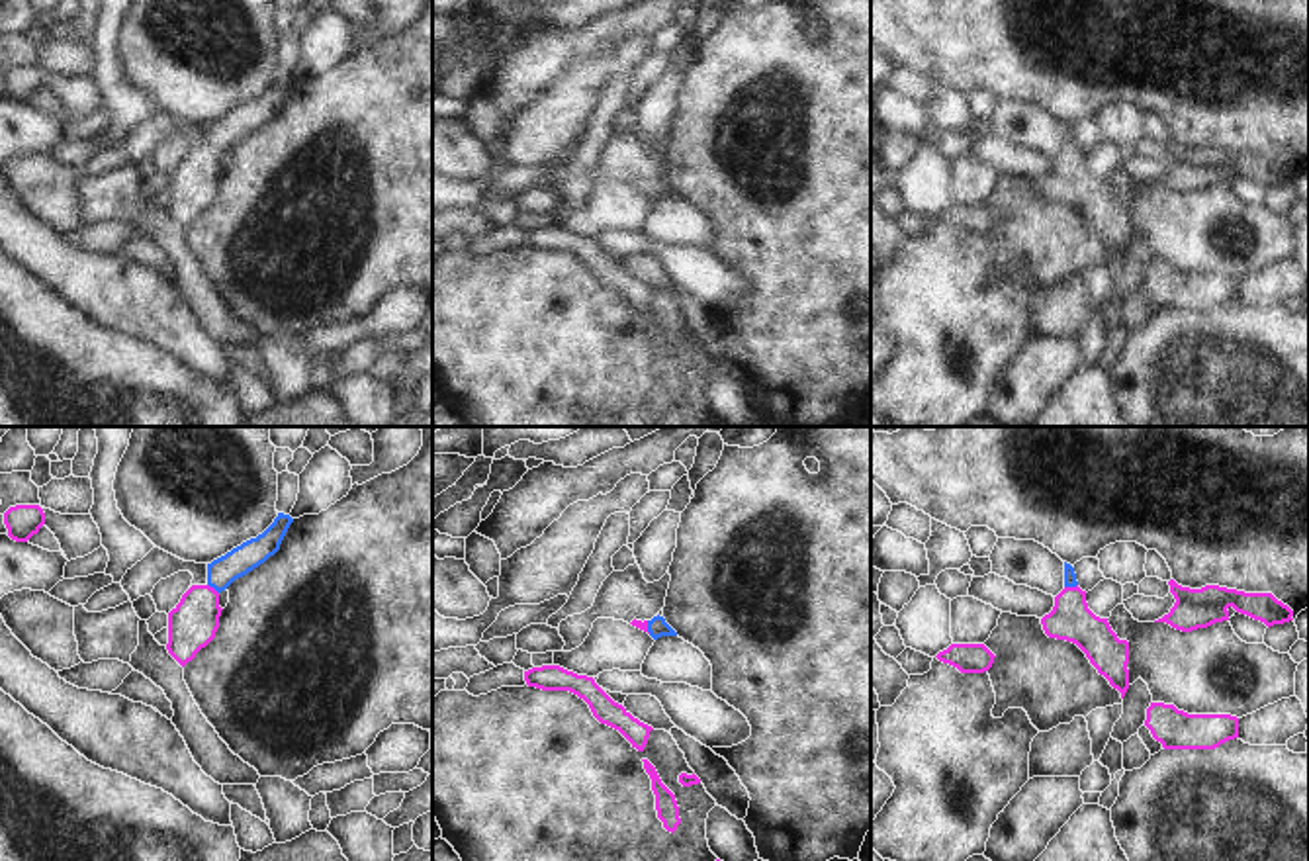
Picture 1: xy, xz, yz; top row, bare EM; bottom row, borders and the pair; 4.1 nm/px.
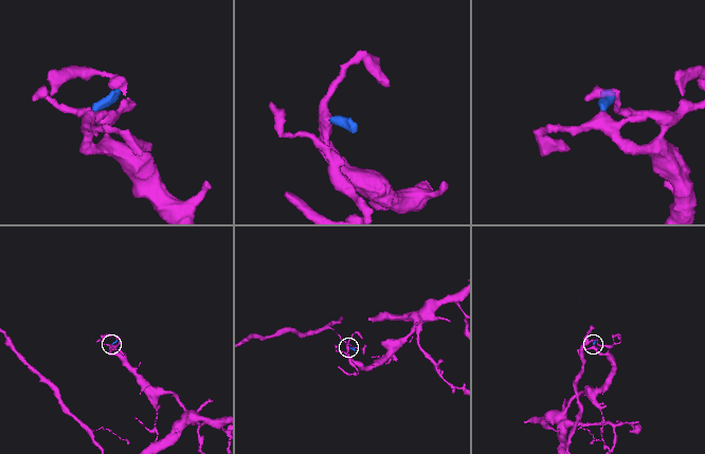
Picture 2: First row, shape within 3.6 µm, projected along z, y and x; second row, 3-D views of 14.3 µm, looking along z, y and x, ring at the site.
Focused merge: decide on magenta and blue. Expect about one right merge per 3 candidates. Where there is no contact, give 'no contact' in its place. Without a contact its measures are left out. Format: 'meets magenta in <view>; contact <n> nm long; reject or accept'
meets magenta in yz; contact 60 nm long; accept

